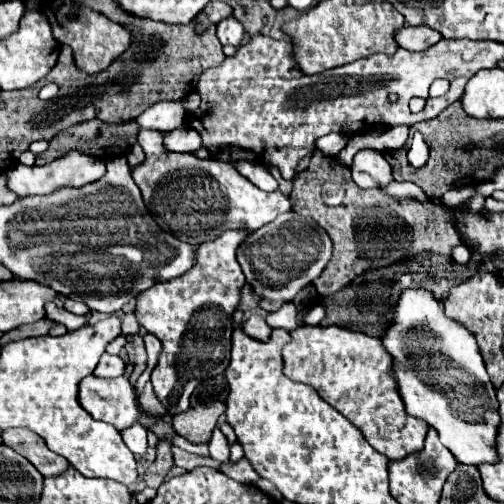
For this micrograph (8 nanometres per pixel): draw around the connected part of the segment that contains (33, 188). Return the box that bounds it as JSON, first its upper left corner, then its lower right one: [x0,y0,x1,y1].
[6,150,106,198]

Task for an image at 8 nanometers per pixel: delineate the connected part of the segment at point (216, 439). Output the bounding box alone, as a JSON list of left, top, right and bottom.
[208,430,230,462]

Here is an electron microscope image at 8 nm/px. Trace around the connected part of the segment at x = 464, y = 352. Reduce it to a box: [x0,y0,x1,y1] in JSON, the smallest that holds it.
[382,290,500,464]

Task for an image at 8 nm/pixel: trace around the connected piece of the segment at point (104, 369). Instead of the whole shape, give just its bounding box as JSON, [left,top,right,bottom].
[93,352,124,378]

